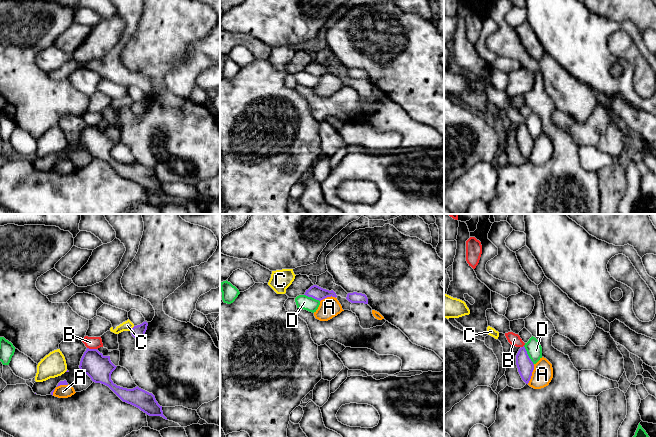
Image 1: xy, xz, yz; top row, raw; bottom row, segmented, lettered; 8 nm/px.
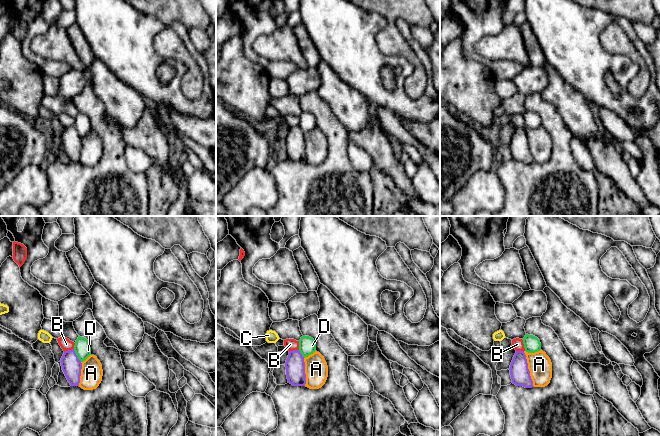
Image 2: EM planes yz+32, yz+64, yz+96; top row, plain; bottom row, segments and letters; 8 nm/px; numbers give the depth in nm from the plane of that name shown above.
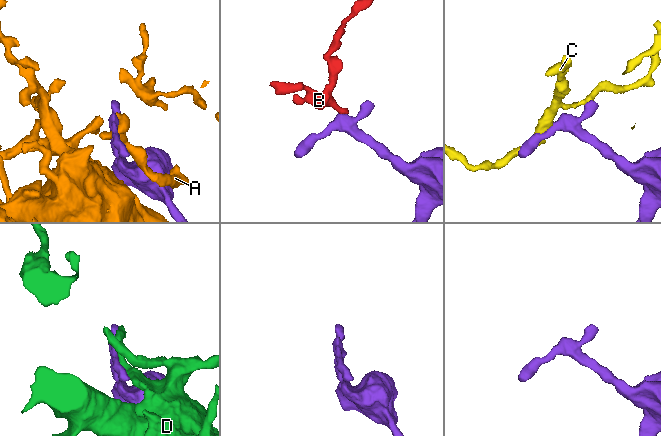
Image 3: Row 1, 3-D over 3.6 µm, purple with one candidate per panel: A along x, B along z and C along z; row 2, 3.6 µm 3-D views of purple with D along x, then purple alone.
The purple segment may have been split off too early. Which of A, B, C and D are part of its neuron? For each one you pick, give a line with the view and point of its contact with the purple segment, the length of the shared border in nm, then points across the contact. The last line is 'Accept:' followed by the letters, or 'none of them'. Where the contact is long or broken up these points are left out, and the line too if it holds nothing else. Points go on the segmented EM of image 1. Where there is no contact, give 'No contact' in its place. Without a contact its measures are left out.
Accept: none of them

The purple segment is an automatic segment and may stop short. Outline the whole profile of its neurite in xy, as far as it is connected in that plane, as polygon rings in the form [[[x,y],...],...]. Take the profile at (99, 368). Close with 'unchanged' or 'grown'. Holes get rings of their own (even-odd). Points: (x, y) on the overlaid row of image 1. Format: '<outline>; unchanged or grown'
[[[87,348],[84,352],[79,365],[80,370],[83,373],[87,374],[93,382],[101,383],[108,386],[123,402],[126,402],[139,408],[141,411],[143,411],[149,416],[161,416],[167,420],[167,418],[163,415],[162,406],[158,404],[155,399],[155,396],[152,393],[149,393],[139,388],[138,386],[133,389],[127,389],[117,386],[113,383],[113,381],[111,380],[111,374],[116,369],[116,367],[117,366],[115,366],[111,362],[110,356],[104,356],[97,349],[89,348]]]; unchanged

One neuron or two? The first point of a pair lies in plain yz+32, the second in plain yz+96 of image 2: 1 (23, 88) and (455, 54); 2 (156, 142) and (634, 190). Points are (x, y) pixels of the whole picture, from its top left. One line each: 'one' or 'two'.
1: one
2: one

